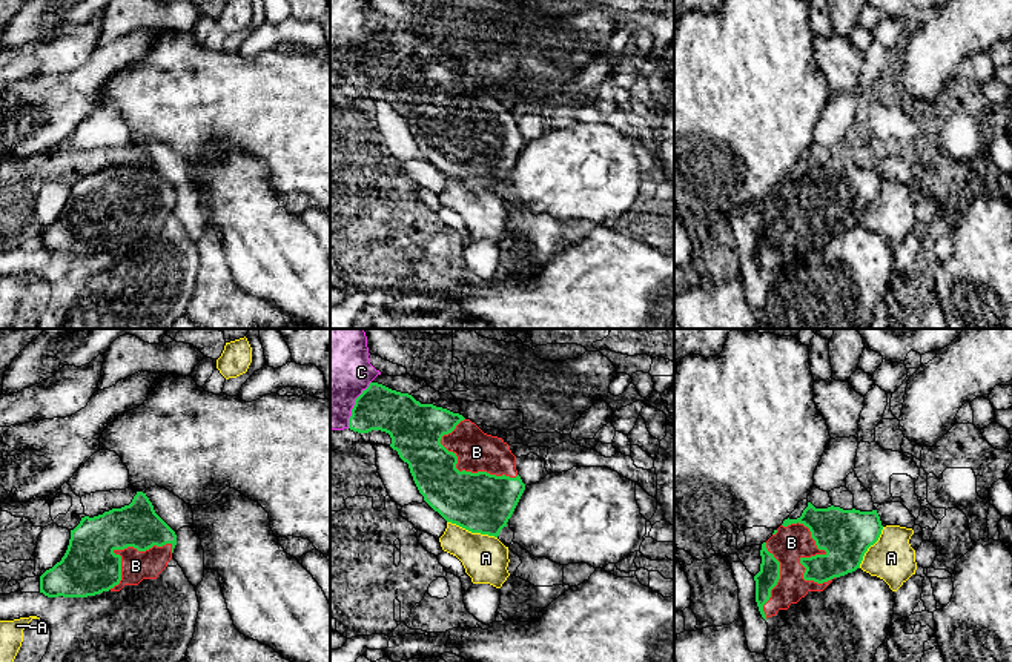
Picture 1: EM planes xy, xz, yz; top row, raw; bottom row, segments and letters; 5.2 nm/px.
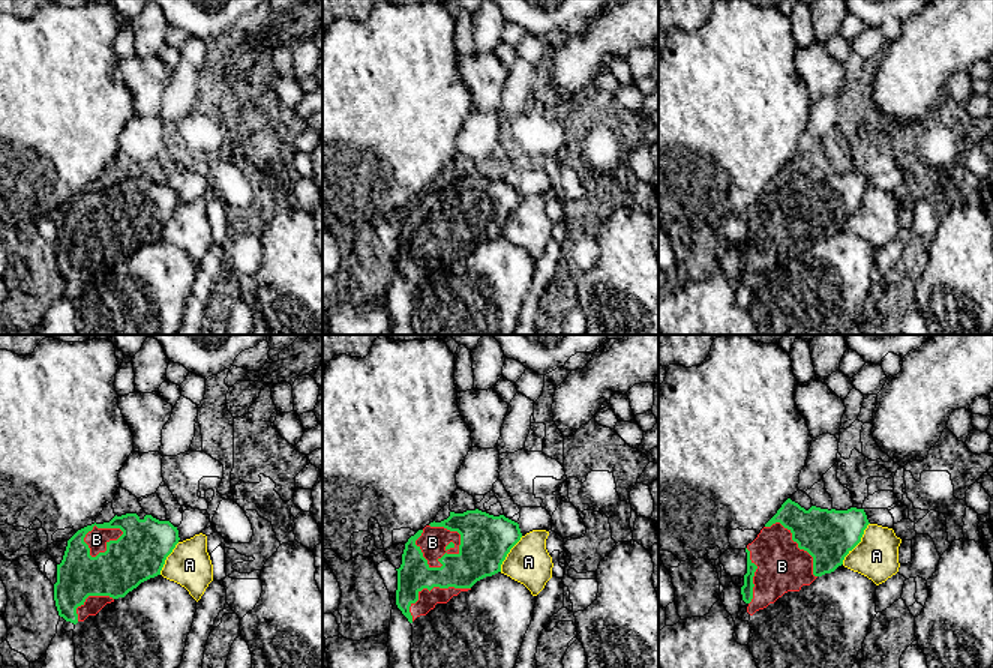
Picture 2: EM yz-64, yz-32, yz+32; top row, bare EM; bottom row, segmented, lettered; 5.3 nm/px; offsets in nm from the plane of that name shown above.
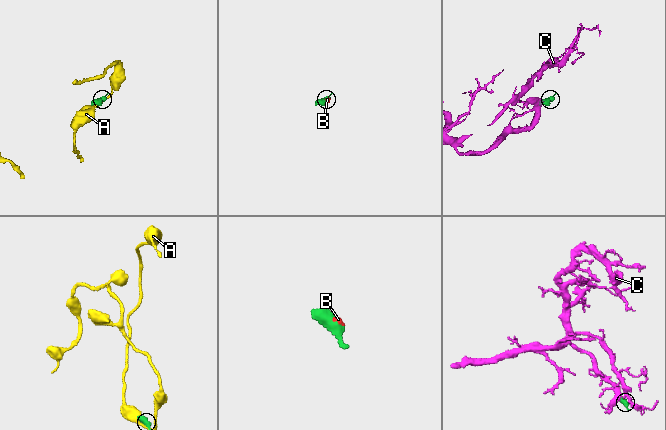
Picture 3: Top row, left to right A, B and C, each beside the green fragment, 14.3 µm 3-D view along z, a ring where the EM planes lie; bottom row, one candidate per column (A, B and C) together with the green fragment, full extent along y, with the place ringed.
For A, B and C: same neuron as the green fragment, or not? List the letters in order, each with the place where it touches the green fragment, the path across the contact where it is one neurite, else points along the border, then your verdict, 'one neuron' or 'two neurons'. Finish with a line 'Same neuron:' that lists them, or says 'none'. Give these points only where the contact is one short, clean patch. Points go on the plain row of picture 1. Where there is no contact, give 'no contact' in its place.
A: contact xz (472, 188); two neurons
B: contact yz (816, 211); one neuron
C: contact xz (355, 60); one neuron
Same neuron: B, C

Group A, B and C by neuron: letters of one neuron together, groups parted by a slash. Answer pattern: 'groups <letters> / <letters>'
groups A / B C

